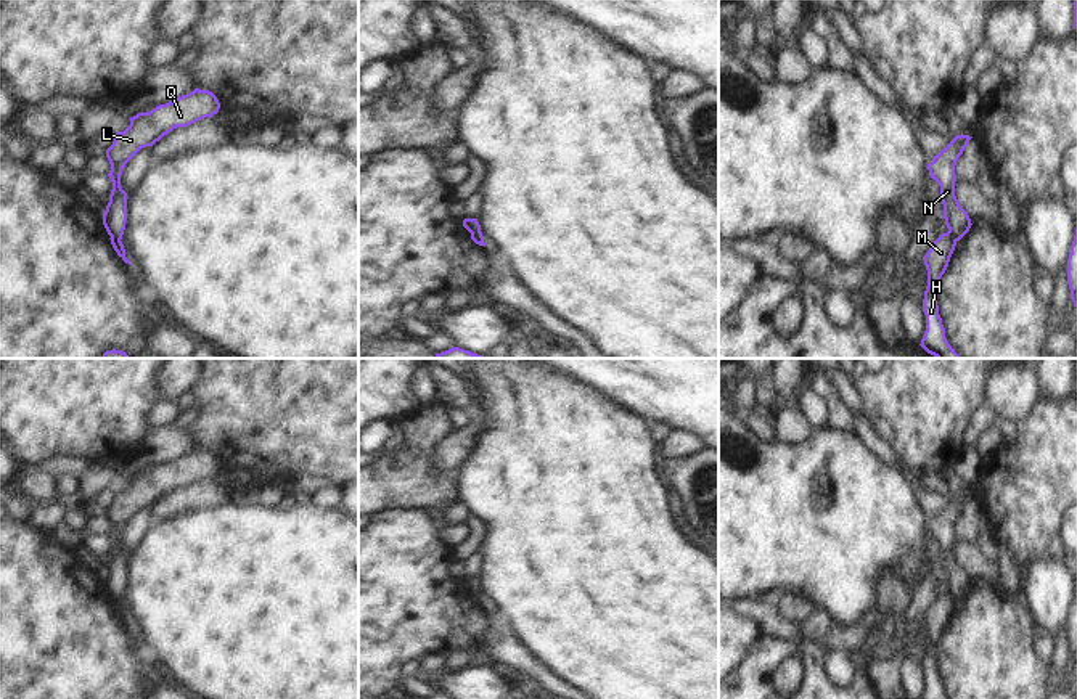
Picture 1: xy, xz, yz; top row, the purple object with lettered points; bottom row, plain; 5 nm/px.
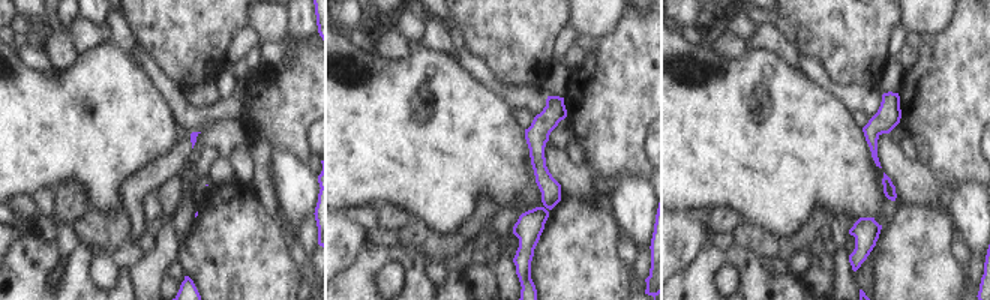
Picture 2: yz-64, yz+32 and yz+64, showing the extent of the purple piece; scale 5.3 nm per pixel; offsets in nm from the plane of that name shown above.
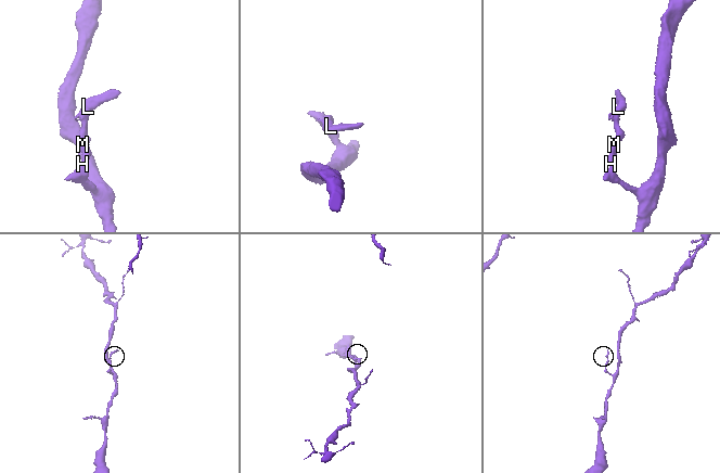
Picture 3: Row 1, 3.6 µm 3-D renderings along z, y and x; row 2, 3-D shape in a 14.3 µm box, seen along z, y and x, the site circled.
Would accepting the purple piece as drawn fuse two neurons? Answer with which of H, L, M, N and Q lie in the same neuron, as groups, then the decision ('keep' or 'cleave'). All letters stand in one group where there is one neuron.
H M / L N Q; cleave

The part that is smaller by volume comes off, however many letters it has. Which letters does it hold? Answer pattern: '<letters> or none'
L, N, Q.

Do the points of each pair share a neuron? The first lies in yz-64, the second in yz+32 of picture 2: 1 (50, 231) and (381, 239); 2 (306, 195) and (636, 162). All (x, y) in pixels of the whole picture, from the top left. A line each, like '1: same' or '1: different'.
1: same
2: different

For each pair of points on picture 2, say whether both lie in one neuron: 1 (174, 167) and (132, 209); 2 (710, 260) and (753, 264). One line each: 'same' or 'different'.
1: same
2: same

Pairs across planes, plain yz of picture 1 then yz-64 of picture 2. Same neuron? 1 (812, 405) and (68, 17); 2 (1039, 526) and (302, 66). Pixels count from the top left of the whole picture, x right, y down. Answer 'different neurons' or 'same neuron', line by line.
1: different neurons
2: same neuron

